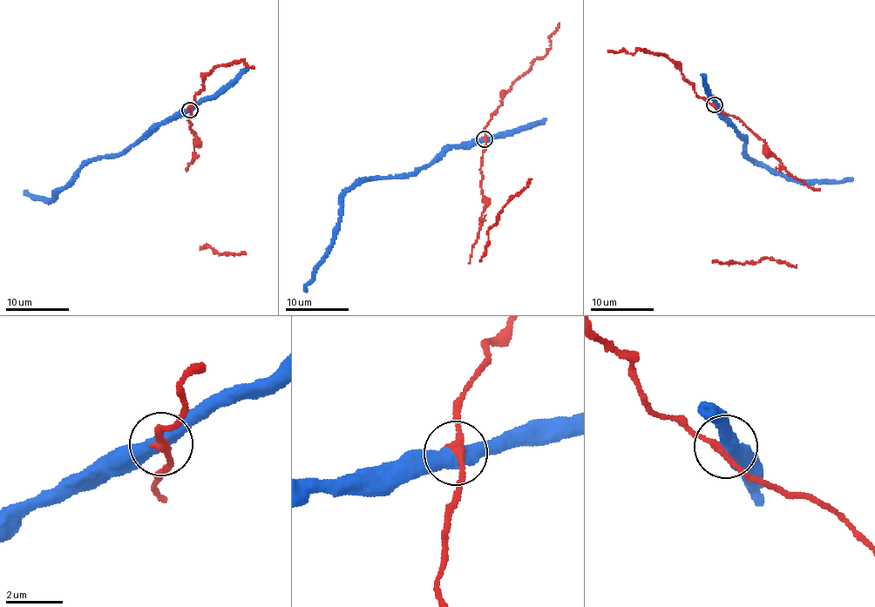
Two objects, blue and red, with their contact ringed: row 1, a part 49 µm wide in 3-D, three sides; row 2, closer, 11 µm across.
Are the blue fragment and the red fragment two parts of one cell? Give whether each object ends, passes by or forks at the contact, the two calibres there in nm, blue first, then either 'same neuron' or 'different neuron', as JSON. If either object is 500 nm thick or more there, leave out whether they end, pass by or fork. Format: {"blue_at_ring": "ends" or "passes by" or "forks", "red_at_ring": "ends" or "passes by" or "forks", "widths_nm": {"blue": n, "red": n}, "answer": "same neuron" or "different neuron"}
{"widths_nm": {"blue": 500, "red": 220}, "answer": "different neuron"}

